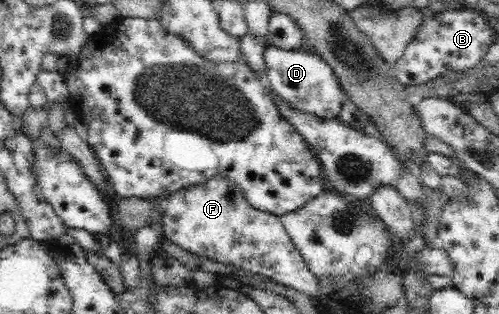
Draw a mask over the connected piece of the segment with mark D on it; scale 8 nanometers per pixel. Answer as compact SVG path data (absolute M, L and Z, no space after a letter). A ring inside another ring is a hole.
M270 44L264 54L265 72L271 89L284 98L286 105L298 110L298 112L316 115L322 119L337 119L342 107L343 89L340 87L338 77L332 67L318 52L307 46L294 51L285 51Z

